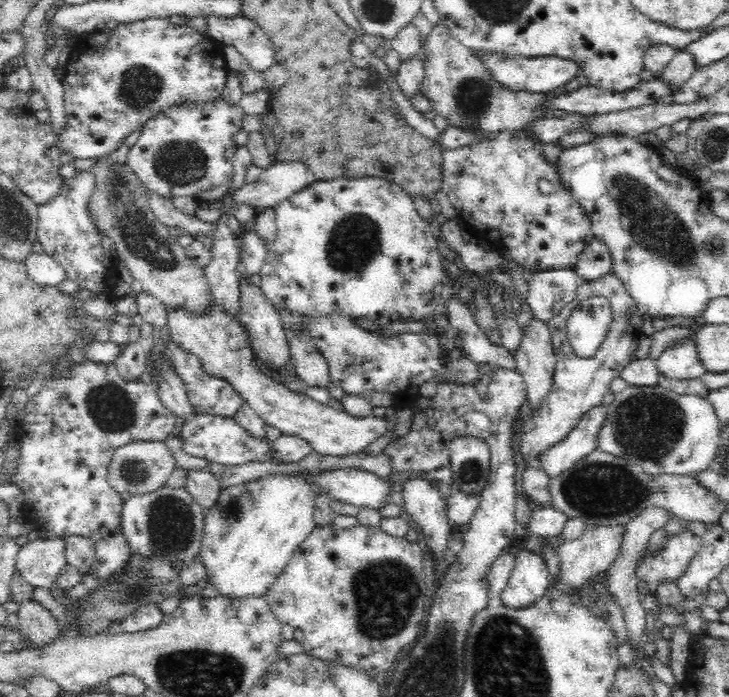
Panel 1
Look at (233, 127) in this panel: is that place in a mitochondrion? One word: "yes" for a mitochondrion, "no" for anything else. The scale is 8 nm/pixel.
no

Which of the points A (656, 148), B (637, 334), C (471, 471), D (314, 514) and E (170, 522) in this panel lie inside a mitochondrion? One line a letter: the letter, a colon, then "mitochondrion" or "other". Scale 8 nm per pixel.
A: other
B: other
C: mitochondrion
D: other
E: mitochondrion

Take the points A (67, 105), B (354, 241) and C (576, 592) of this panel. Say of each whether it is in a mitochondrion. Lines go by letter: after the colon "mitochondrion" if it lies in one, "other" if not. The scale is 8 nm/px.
A: other
B: mitochondrion
C: other

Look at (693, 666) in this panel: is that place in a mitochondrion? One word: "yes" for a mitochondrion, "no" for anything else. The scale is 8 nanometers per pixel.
no

